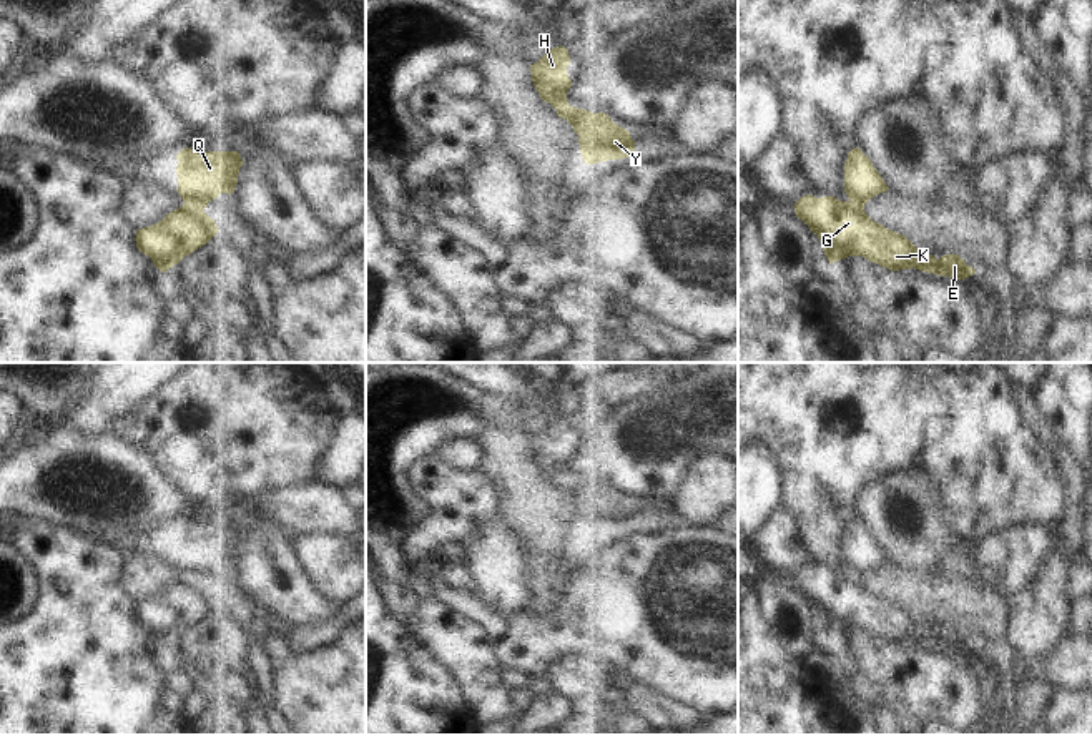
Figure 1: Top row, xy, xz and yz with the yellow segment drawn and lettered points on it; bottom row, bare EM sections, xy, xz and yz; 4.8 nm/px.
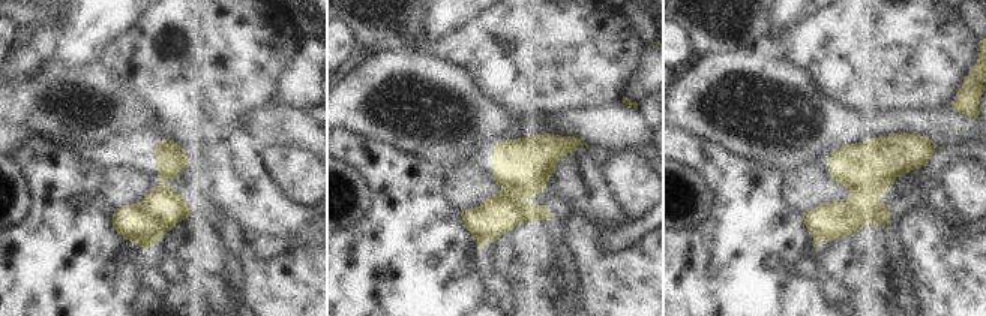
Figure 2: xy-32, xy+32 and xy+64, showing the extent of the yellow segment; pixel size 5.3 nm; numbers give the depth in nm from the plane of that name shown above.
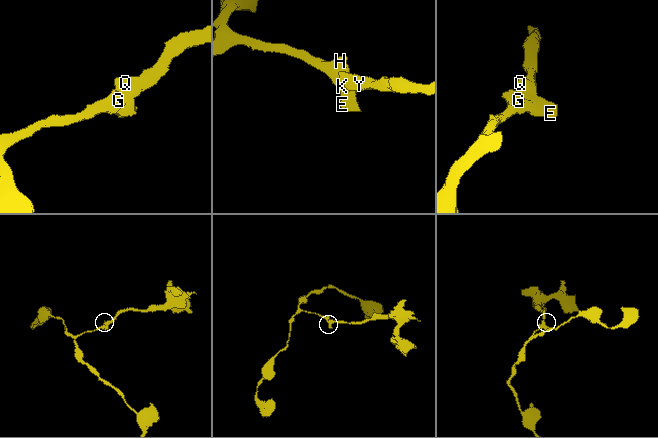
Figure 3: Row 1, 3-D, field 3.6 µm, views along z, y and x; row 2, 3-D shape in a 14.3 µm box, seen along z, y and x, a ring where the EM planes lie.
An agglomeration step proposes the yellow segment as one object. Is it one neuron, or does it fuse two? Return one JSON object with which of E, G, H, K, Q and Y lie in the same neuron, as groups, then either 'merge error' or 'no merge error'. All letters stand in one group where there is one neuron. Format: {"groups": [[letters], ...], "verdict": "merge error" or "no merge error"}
{"groups": [["E", "G", "H", "K"], ["Q", "Y"]], "verdict": "merge error"}

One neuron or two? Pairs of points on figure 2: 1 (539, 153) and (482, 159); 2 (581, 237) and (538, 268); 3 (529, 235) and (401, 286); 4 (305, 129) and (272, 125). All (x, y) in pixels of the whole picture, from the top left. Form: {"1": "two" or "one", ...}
{"1": "one", "2": "two", "3": "two", "4": "one"}

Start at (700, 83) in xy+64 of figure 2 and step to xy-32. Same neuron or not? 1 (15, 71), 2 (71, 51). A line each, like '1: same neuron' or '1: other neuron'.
1: other neuron
2: other neuron

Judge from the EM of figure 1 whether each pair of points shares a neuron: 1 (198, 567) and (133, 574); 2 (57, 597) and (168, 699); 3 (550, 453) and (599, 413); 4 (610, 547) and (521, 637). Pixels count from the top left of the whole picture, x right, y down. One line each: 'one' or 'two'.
1: two
2: one
3: one
4: one

